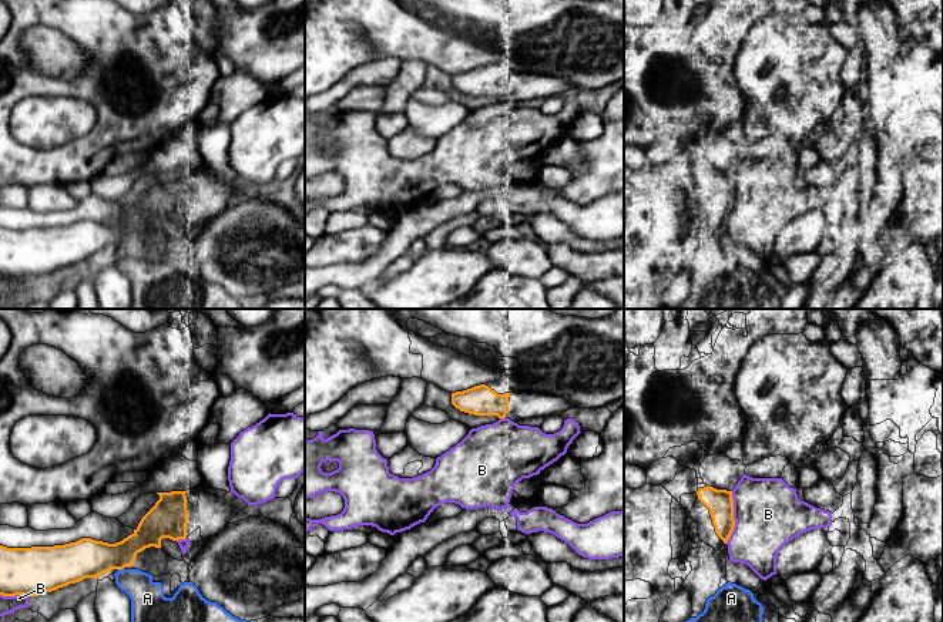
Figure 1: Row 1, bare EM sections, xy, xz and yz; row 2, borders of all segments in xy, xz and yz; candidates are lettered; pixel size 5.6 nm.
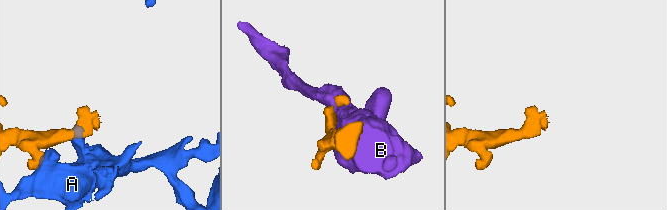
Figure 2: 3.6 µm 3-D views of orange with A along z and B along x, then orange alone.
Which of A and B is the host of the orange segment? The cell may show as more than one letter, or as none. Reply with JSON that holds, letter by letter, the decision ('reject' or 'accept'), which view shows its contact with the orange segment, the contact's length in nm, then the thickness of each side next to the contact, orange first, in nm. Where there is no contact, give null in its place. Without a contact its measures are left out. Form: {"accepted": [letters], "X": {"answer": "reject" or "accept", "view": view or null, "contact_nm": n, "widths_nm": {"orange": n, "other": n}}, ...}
{"accepted": [], "A": {"answer": "reject", "view": "xy", "contact_nm": 40, "widths_nm": {"orange": 220, "other": 190}}, "B": {"answer": "reject", "view": "yz", "contact_nm": 300, "widths_nm": {"orange": 150, "other": 380}}}

